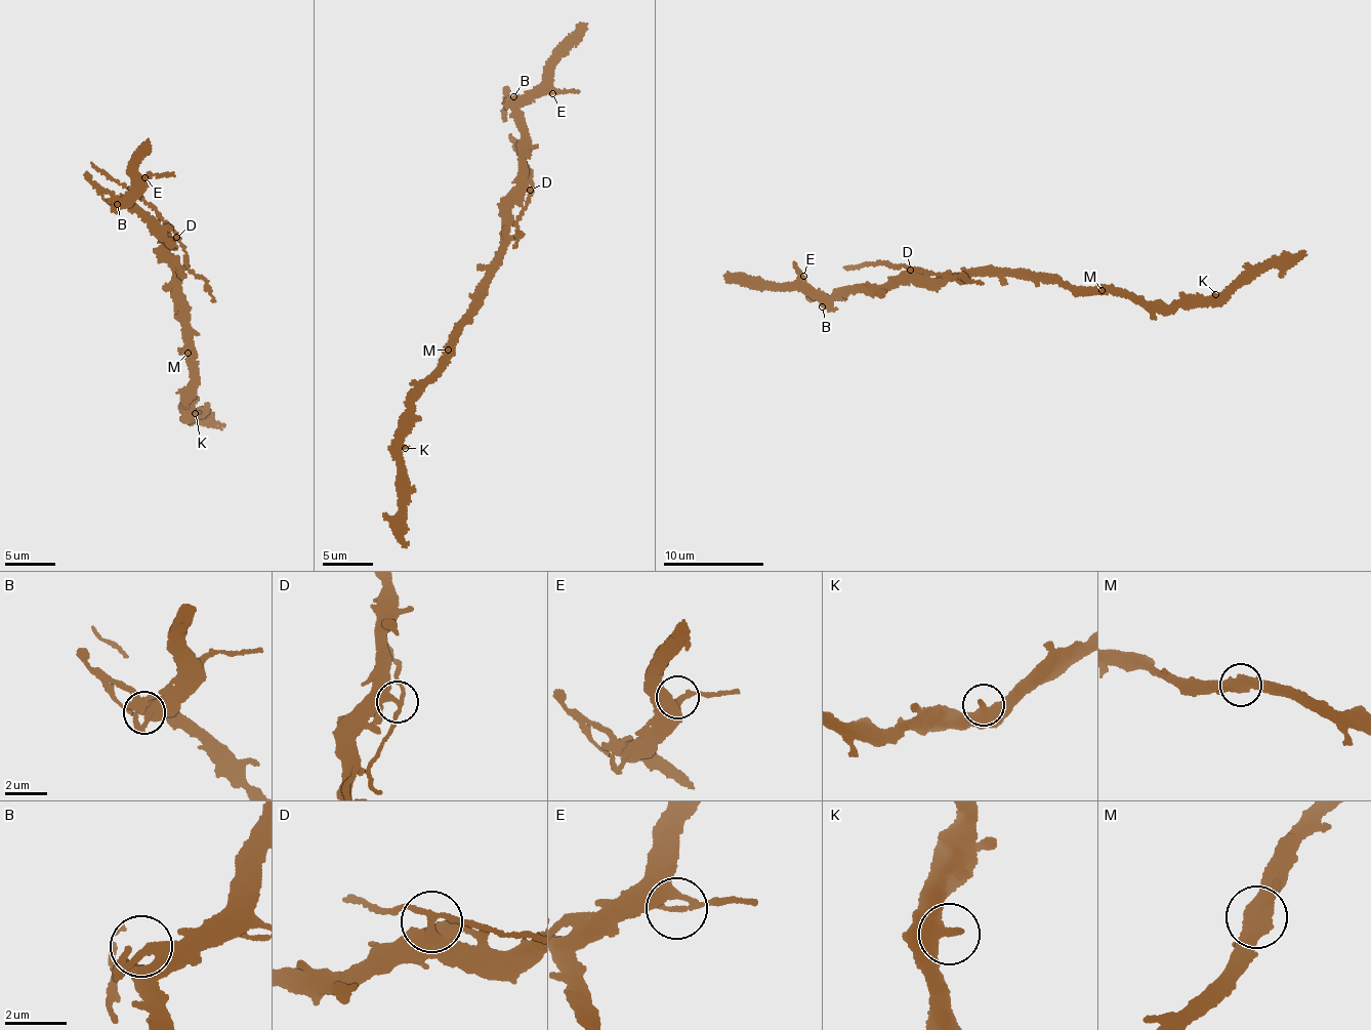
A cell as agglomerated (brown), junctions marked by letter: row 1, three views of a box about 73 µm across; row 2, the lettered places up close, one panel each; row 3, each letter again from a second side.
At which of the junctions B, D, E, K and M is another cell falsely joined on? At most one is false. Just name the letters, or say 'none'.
D

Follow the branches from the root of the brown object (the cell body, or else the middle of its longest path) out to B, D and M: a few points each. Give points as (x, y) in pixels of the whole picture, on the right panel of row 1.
B: (1024, 278), (1012, 274), (1001, 276), (972, 274), (939, 282), (909, 280), (866, 292), (832, 295), (822, 306)
D: (1024, 278), (1012, 274), (1001, 276), (972, 274), (944, 281), (916, 277), (911, 270)
M: (1024, 278), (1044, 273), (1084, 292), (1103, 290)

